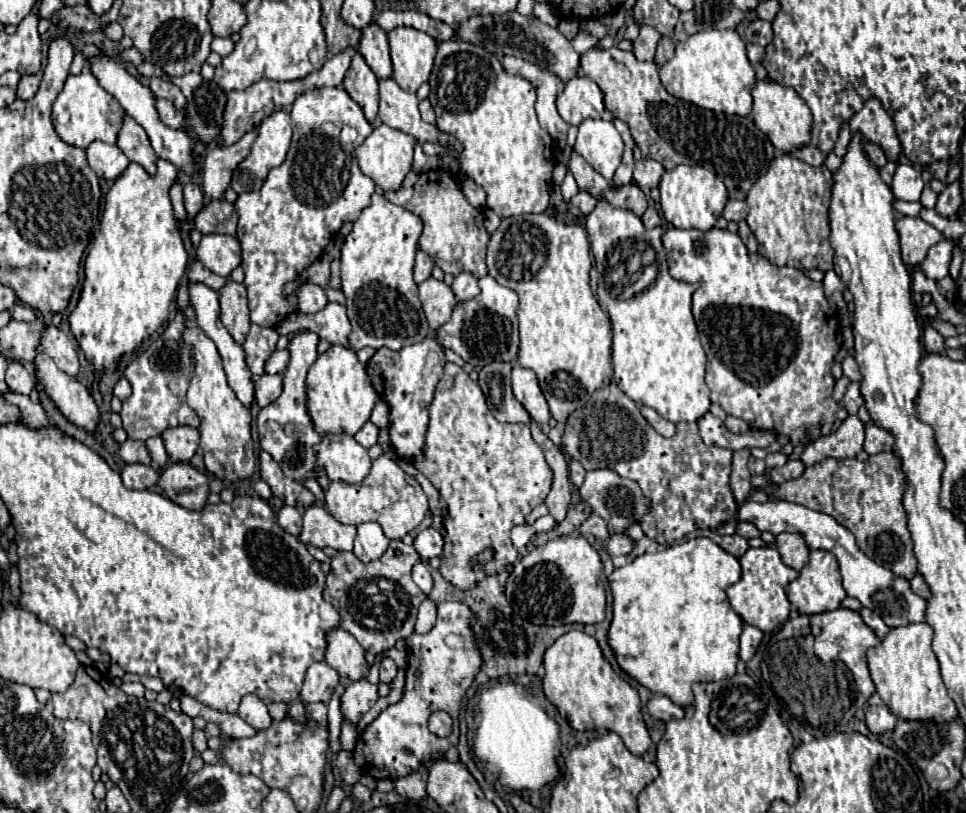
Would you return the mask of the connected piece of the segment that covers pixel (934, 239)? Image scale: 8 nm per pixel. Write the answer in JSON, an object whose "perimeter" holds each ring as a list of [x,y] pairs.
{"perimeter":[[[909,216],[899,218],[897,232],[901,238],[901,256],[903,256],[905,264],[911,268],[919,266],[925,260],[927,250],[943,238],[943,234],[939,230],[935,230],[931,224],[923,222],[919,216],[917,218],[909,218]]]}

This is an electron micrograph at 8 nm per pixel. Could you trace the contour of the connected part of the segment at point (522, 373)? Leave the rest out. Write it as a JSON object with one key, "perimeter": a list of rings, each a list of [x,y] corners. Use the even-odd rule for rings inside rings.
{"perimeter":[[[519,364],[513,366],[513,394],[523,404],[523,408],[533,416],[535,422],[547,424],[551,414],[547,400],[543,398],[543,392],[537,384],[537,376],[533,370],[527,370]]]}

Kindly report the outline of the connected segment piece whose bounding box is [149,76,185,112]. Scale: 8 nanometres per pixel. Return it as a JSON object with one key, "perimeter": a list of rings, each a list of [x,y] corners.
{"perimeter":[[[153,76],[153,78],[149,78],[149,88],[151,88],[151,92],[153,92],[155,96],[171,100],[181,112],[185,112],[185,96],[183,96],[181,90],[175,88],[171,82],[161,80],[159,76]]]}

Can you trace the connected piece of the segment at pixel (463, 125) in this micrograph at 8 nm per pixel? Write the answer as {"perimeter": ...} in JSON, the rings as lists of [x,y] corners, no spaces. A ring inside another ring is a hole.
{"perimeter":[[[449,40],[439,44],[435,66],[429,78],[429,102],[437,114],[437,128],[455,134],[461,144],[461,170],[487,192],[487,206],[501,218],[527,212],[545,212],[553,188],[553,168],[557,164],[557,146],[547,130],[541,128],[535,114],[535,88],[523,76],[505,72],[503,64],[481,46]]]}

